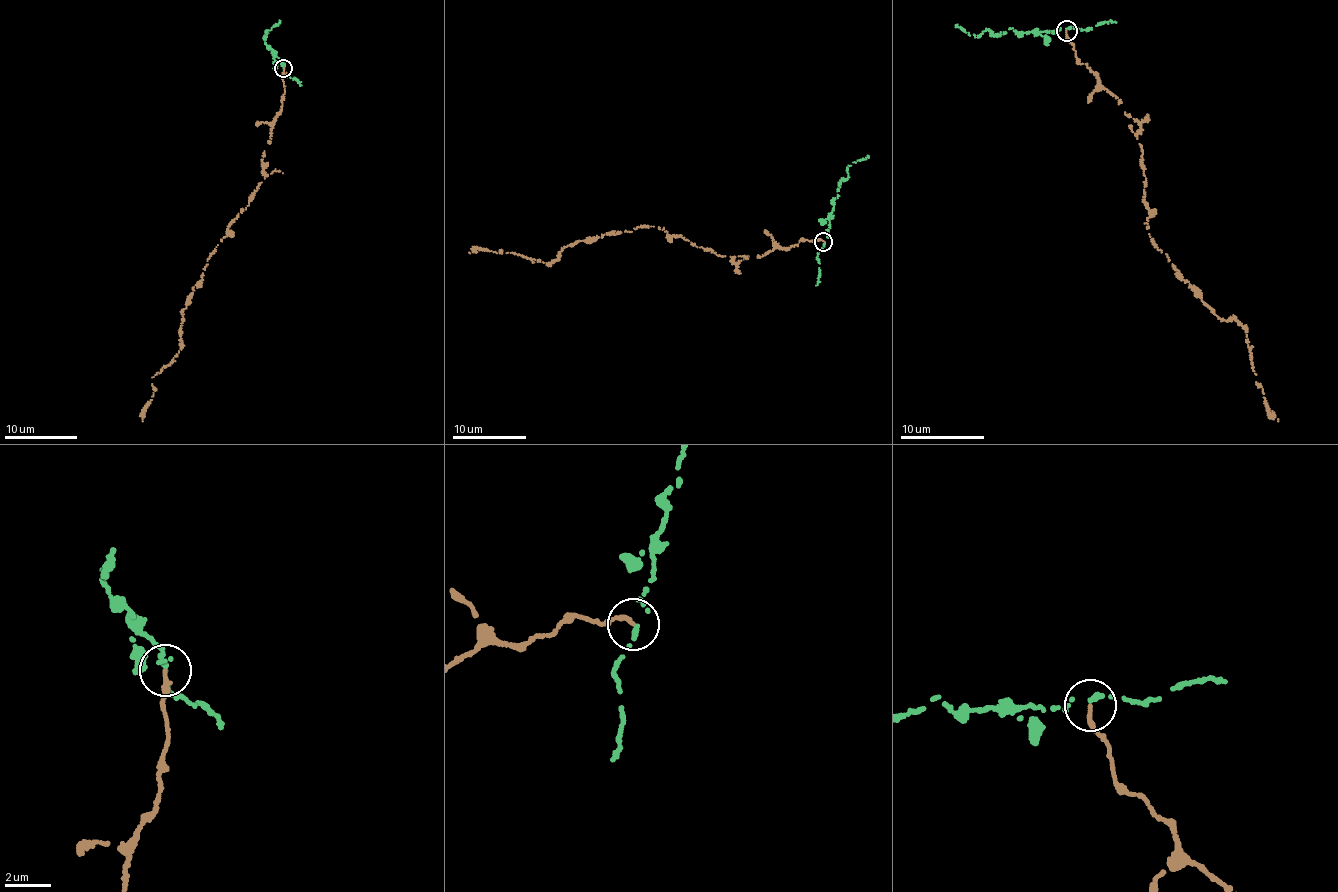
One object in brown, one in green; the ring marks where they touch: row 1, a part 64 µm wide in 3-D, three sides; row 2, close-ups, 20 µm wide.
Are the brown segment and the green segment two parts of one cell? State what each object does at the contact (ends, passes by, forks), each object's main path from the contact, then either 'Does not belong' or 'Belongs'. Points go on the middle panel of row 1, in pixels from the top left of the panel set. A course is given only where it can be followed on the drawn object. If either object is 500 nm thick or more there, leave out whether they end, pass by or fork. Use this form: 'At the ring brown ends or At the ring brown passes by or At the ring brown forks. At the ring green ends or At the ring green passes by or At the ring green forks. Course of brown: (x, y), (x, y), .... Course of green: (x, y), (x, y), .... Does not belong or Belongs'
At the ring brown ends. At the ring green passes by. Course of brown: (824, 241), (778, 246), (735, 263), (658, 227), (643, 225), (580, 241), (547, 263), (491, 250), (469, 252). Course of green: (824, 241), (830, 228), (833, 200), (848, 176), (849, 166), (868, 156). Does not belong

